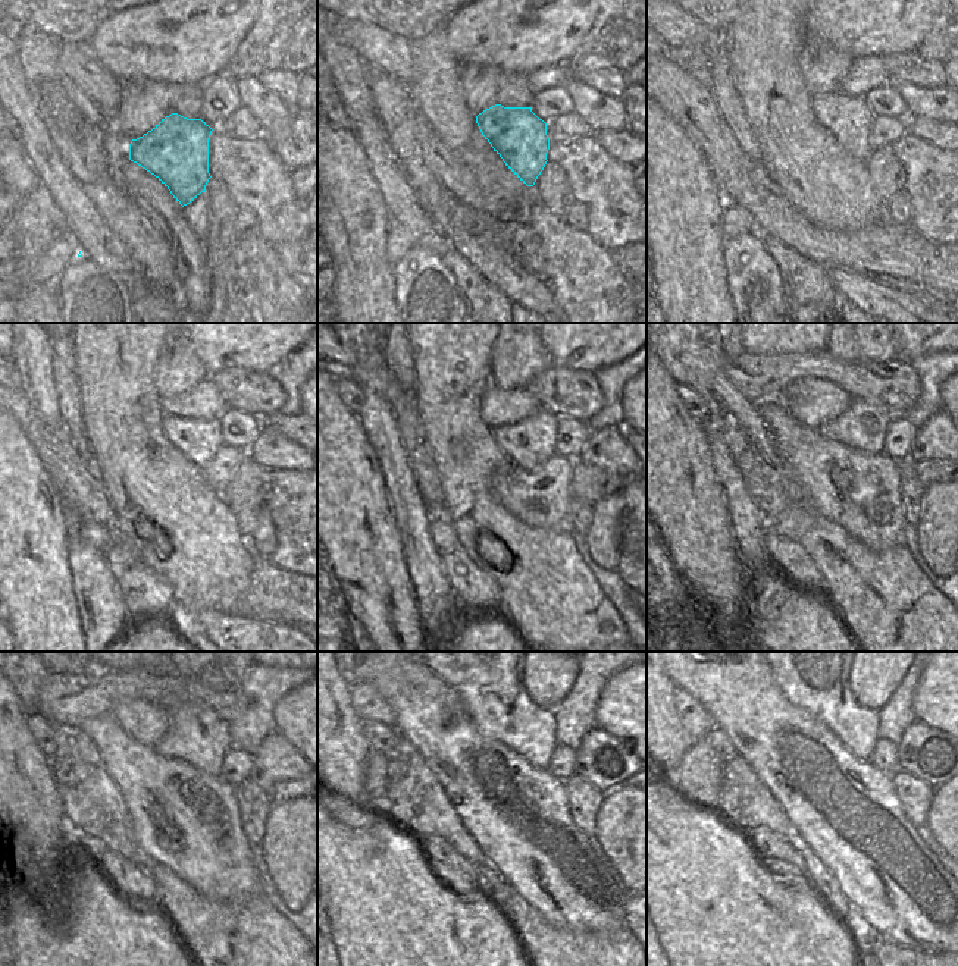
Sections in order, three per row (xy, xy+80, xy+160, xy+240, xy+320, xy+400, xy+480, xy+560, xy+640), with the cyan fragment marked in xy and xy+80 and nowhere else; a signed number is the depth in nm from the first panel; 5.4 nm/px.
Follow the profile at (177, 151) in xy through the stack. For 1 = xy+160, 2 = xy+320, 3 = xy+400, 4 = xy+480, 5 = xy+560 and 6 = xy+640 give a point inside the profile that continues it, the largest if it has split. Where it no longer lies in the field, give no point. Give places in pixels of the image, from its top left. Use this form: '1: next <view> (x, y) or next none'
1: next xy+160 (848, 118)
2: next xy+320 (531, 442)
3: next xy+400 (863, 426)
4: next xy+480 (194, 734)
5: next xy+560 (488, 681)
6: next xy+640 (817, 681)

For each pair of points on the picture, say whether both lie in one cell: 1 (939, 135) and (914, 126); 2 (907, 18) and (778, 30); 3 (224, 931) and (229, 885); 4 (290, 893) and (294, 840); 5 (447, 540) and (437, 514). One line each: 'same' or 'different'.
1: same
2: different
3: different
4: same
5: same

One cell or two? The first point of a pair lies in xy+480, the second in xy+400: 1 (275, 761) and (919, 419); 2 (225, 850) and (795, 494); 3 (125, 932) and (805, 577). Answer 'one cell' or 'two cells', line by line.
1: two cells
2: two cells
3: two cells

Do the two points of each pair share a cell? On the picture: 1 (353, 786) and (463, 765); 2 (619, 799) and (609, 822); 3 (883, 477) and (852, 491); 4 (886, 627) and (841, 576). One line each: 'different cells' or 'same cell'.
1: different cells
2: same cell
3: same cell
4: same cell

